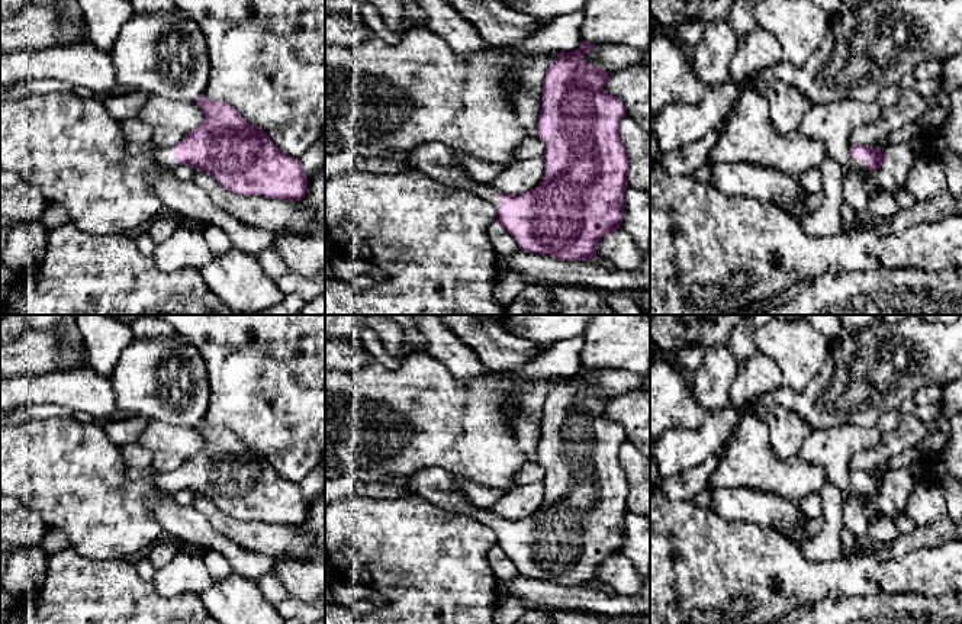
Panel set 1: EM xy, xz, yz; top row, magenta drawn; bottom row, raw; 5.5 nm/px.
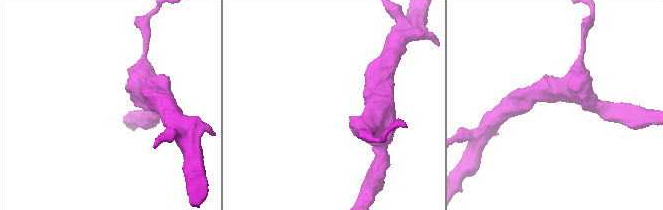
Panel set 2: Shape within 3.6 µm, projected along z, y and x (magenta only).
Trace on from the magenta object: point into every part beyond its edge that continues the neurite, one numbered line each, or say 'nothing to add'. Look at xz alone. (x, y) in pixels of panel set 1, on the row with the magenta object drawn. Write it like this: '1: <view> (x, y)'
1: xz (486, 192)

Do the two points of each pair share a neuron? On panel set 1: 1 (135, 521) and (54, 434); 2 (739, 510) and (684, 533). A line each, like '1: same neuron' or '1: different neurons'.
1: same neuron
2: different neurons

